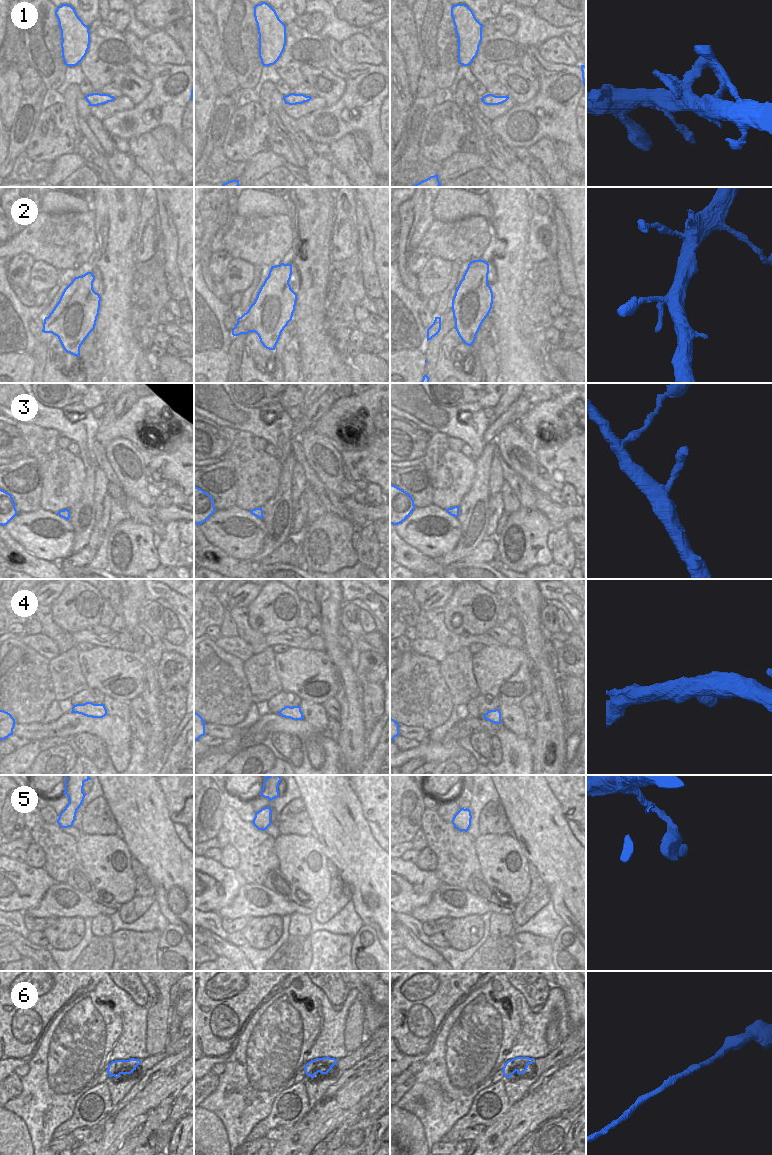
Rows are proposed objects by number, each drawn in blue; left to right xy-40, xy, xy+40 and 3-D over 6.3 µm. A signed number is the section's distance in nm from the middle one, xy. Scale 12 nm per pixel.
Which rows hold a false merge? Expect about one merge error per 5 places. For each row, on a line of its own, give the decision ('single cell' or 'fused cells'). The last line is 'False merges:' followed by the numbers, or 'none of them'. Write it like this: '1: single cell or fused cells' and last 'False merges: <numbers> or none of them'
1: single cell
2: single cell
3: single cell
4: single cell
5: fused cells
6: single cell
False merges: 5

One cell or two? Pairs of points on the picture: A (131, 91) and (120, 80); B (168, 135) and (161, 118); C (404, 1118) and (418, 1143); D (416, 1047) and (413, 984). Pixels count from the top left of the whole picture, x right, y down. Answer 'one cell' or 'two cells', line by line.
A: one cell
B: two cells
C: one cell
D: one cell

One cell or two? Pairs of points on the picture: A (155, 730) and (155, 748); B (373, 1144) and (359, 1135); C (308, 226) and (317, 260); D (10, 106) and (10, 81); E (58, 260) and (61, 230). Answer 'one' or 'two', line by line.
A: one
B: two
C: one
D: one
E: one

